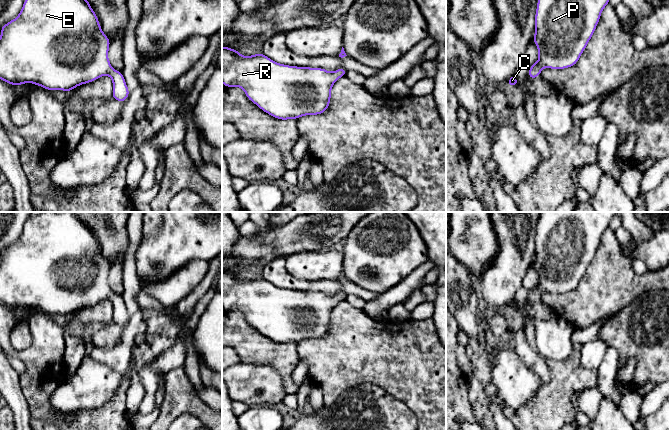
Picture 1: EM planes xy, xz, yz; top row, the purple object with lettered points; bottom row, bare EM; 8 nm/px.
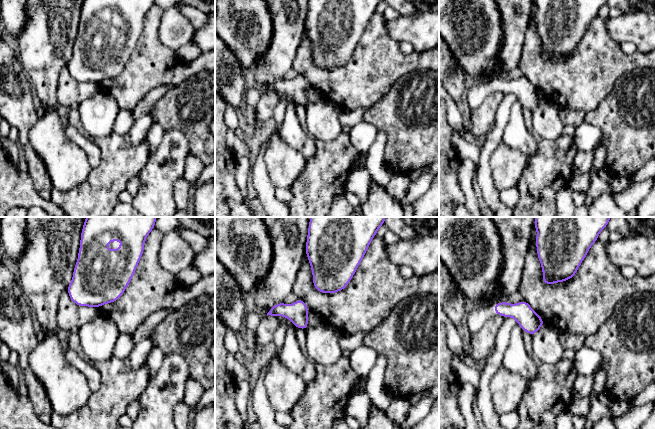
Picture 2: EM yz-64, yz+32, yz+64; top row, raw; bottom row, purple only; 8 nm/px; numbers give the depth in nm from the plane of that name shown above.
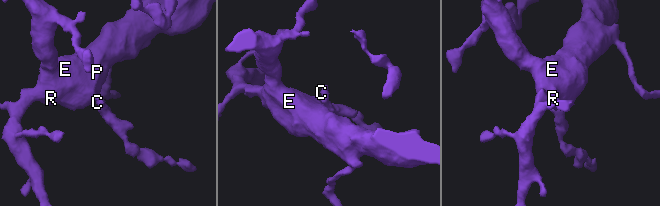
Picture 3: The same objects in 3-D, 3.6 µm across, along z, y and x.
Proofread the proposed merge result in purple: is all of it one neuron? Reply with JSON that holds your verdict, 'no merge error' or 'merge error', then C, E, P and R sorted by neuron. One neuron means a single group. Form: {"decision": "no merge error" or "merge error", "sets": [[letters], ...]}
{"decision": "no merge error", "sets": [["C", "E", "P", "R"]]}

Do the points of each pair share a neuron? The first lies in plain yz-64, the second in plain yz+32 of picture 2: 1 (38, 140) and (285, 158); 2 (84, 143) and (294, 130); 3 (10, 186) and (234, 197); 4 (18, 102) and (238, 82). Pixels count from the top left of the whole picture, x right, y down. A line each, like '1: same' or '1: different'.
1: same
2: same
3: same
4: same

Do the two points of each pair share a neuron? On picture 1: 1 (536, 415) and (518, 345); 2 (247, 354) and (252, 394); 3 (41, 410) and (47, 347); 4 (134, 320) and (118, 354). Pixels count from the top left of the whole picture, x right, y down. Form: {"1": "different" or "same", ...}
{"1": "different", "2": "different", "3": "same", "4": "same"}

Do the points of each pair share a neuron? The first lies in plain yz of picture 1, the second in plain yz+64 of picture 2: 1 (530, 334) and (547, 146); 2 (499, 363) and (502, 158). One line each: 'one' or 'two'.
1: one
2: one

